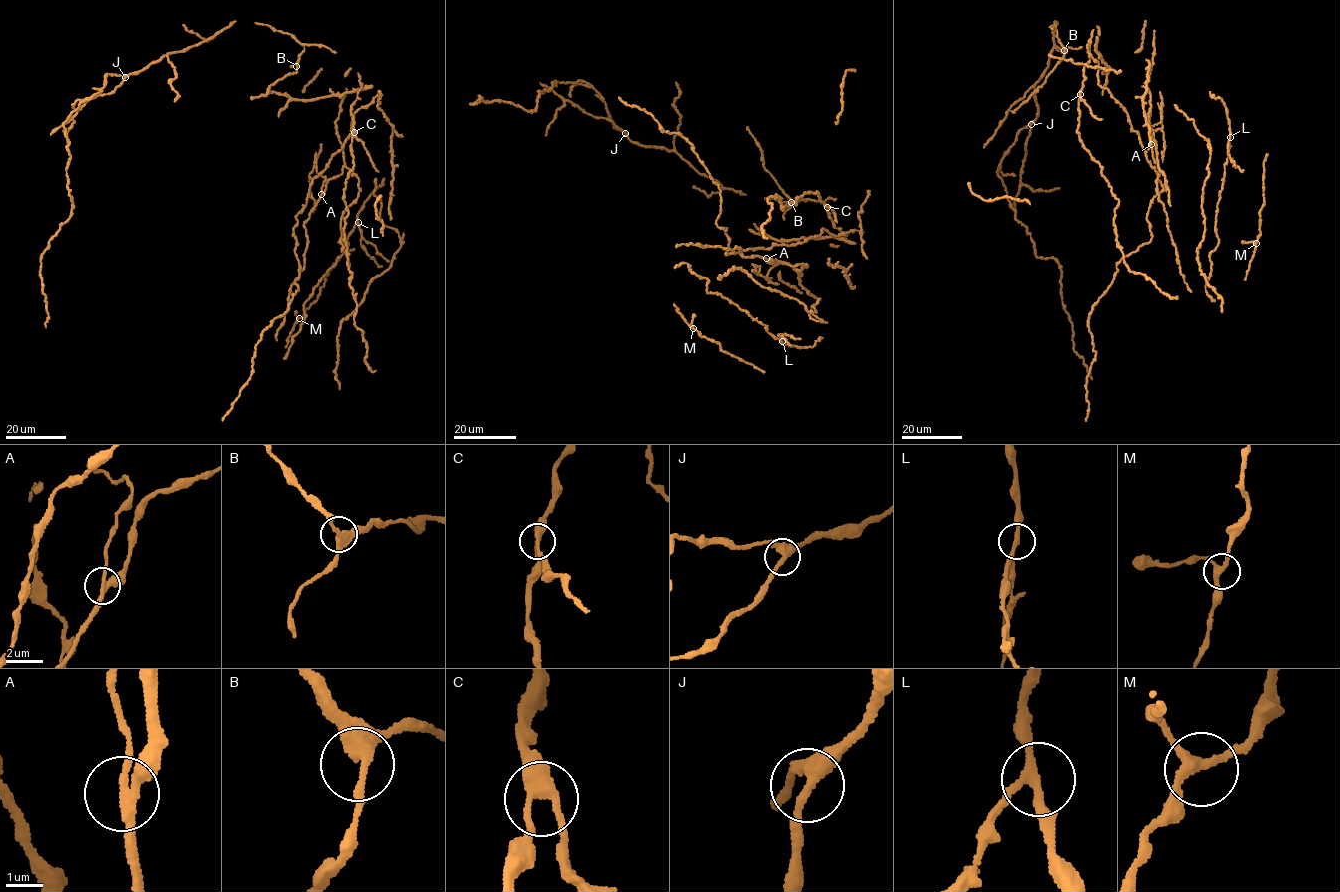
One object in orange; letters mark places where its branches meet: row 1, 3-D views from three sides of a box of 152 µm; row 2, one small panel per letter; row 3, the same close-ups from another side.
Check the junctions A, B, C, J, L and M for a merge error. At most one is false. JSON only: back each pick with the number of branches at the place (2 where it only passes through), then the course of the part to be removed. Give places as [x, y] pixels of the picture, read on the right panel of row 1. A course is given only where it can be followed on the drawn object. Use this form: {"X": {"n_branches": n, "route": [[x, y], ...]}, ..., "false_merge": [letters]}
{"A": {"n_branches": 3, "route": [[1151, 144], [1149, 127], [1161, 121], [1162, 111], [1162, 162]]}, "false_merge": ["A"]}

